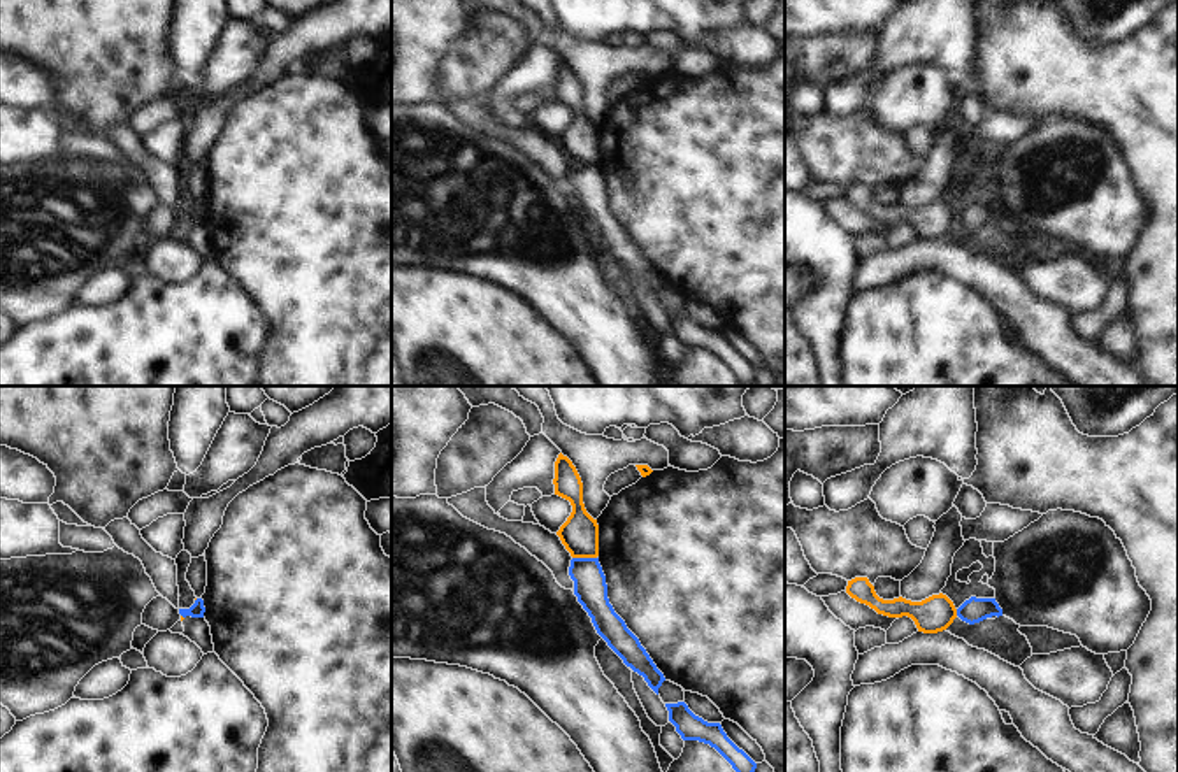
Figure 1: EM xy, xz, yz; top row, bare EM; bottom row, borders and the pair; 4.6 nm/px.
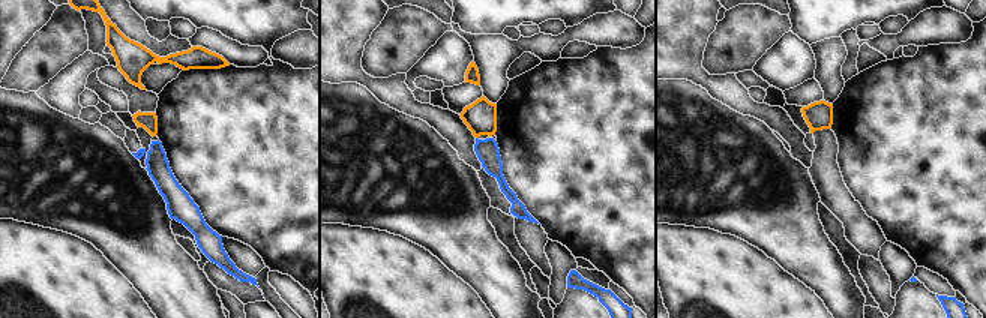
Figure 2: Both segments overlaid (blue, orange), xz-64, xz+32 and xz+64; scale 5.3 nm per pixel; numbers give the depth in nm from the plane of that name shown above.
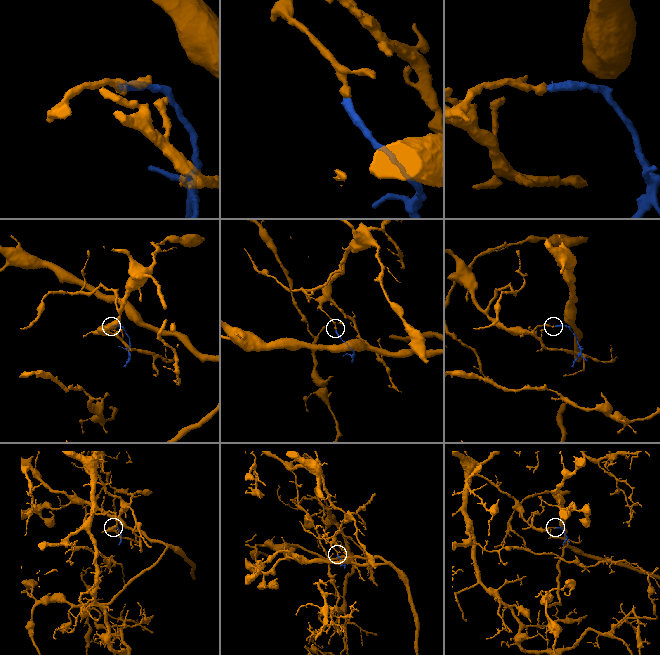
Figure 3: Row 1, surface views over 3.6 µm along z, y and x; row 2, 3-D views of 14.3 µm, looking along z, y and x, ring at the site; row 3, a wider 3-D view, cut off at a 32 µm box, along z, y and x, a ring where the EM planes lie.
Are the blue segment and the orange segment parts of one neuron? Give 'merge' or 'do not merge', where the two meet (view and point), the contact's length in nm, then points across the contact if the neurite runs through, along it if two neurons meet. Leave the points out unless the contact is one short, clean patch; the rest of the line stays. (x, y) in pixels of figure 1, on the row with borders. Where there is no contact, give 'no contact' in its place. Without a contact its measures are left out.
do not merge; contact xz (585, 558); length 110 nm

